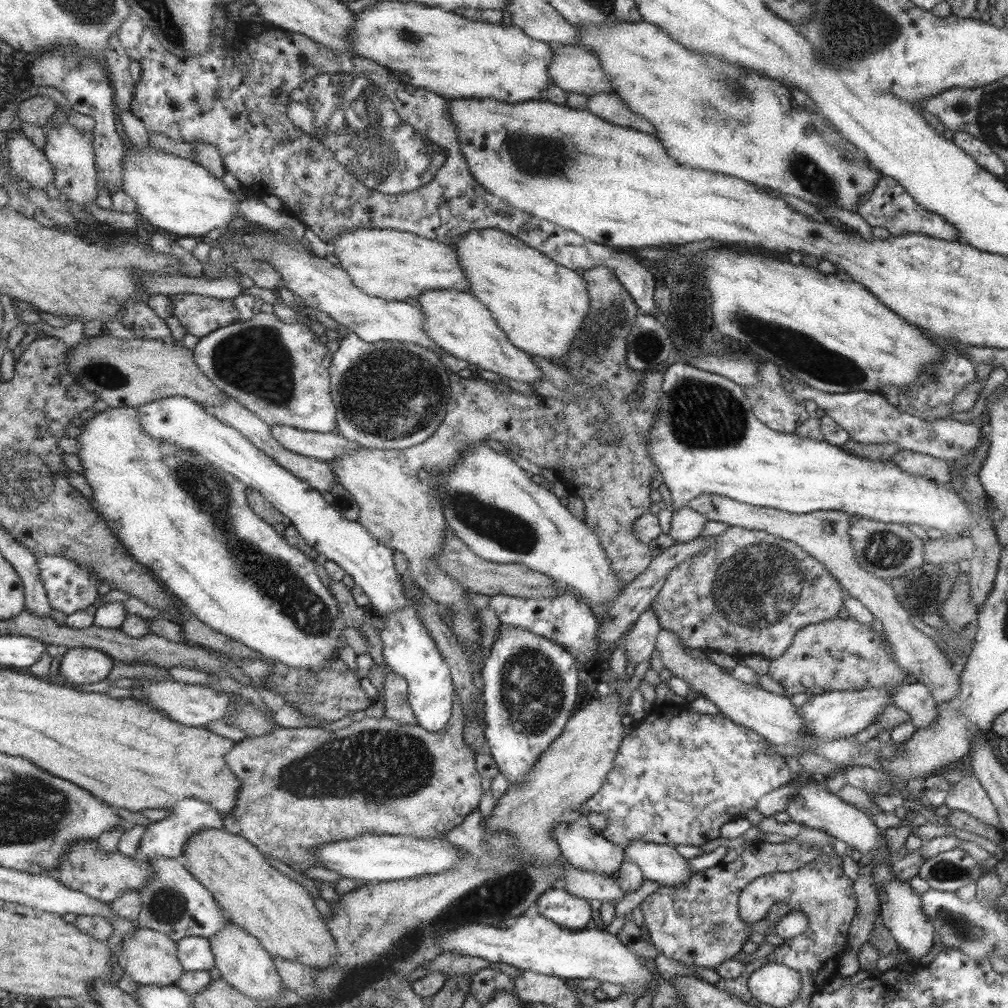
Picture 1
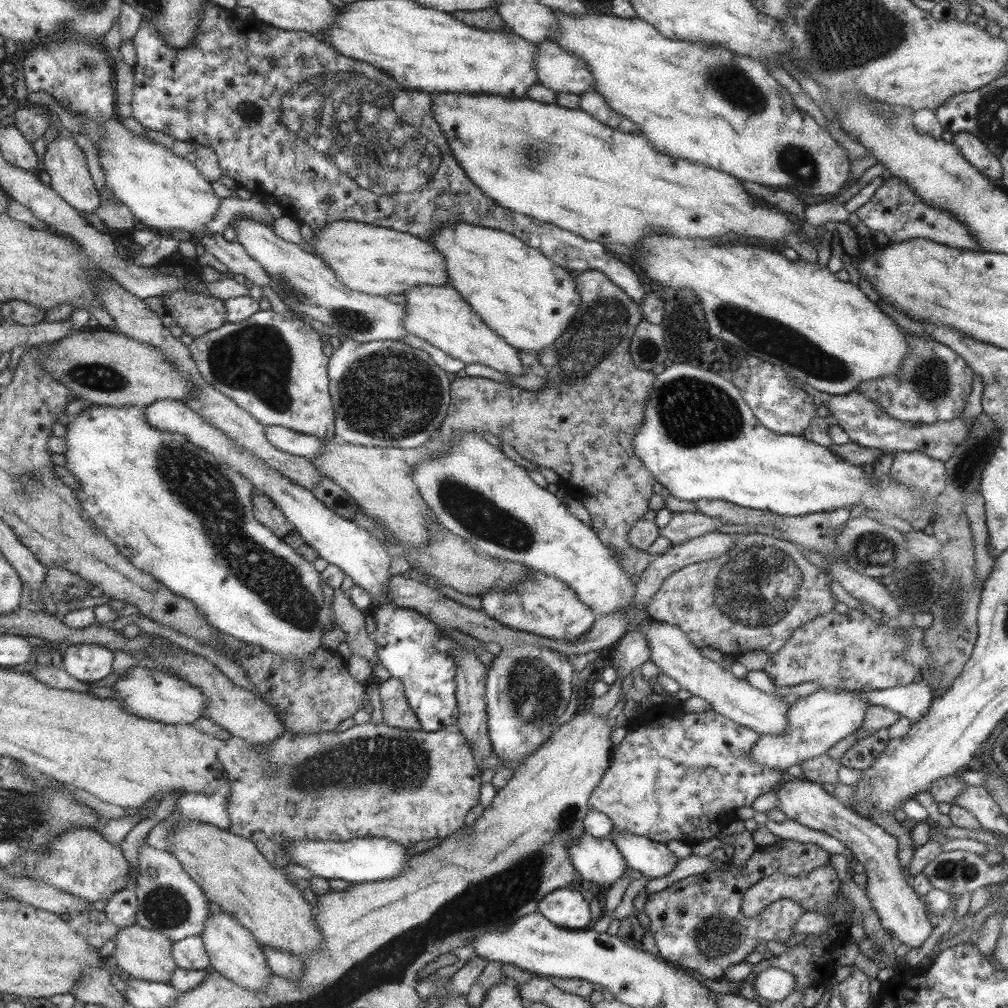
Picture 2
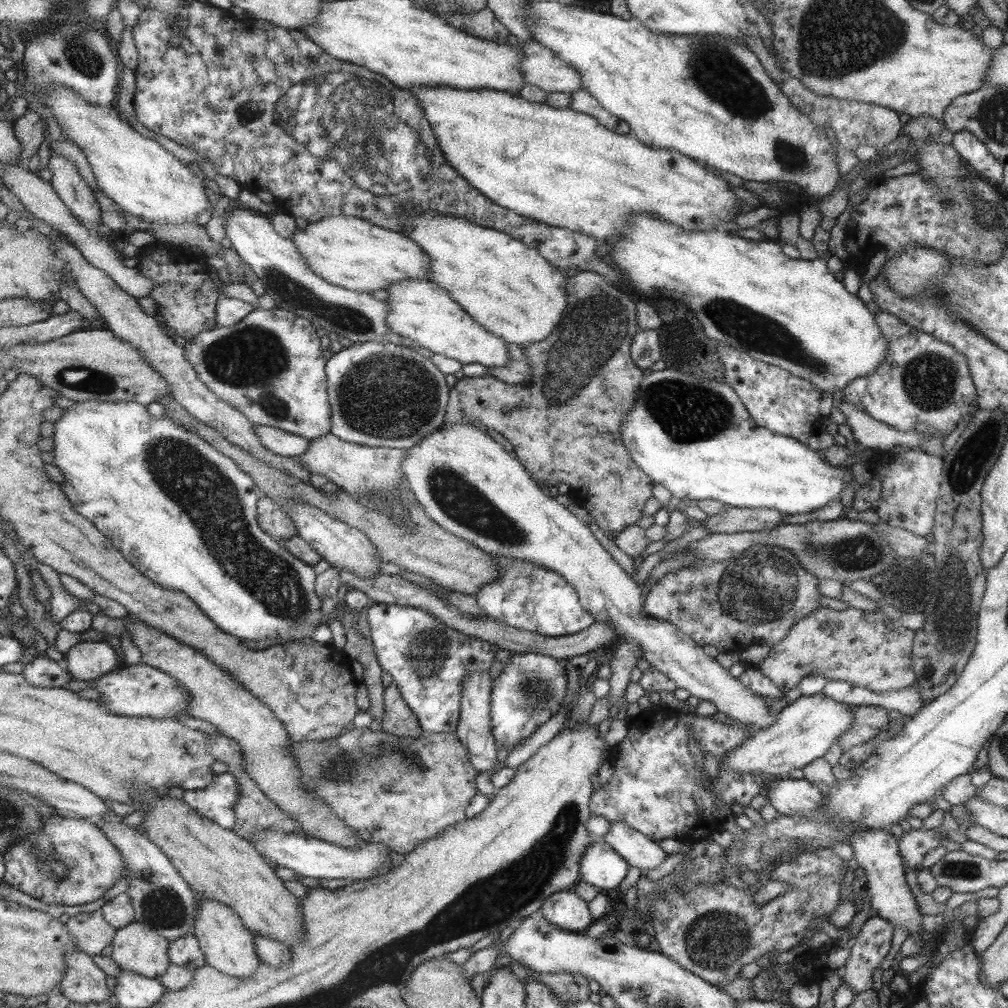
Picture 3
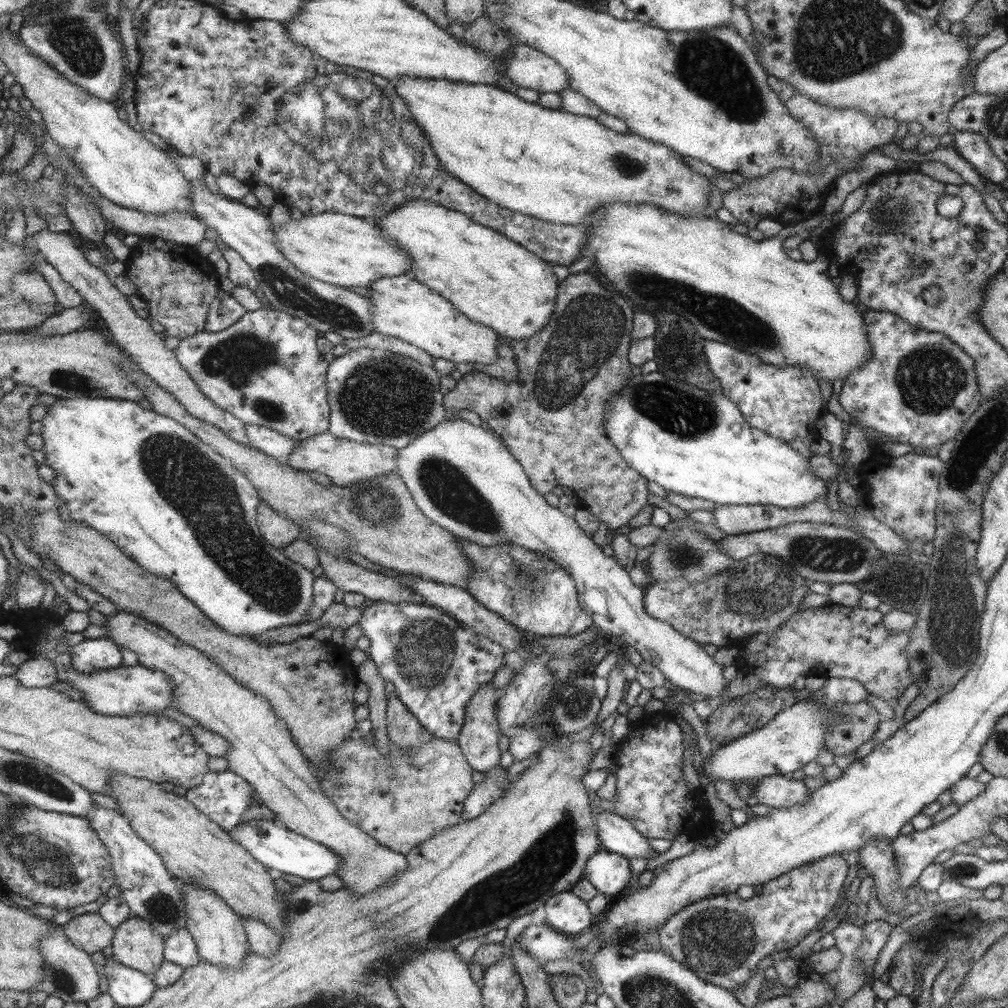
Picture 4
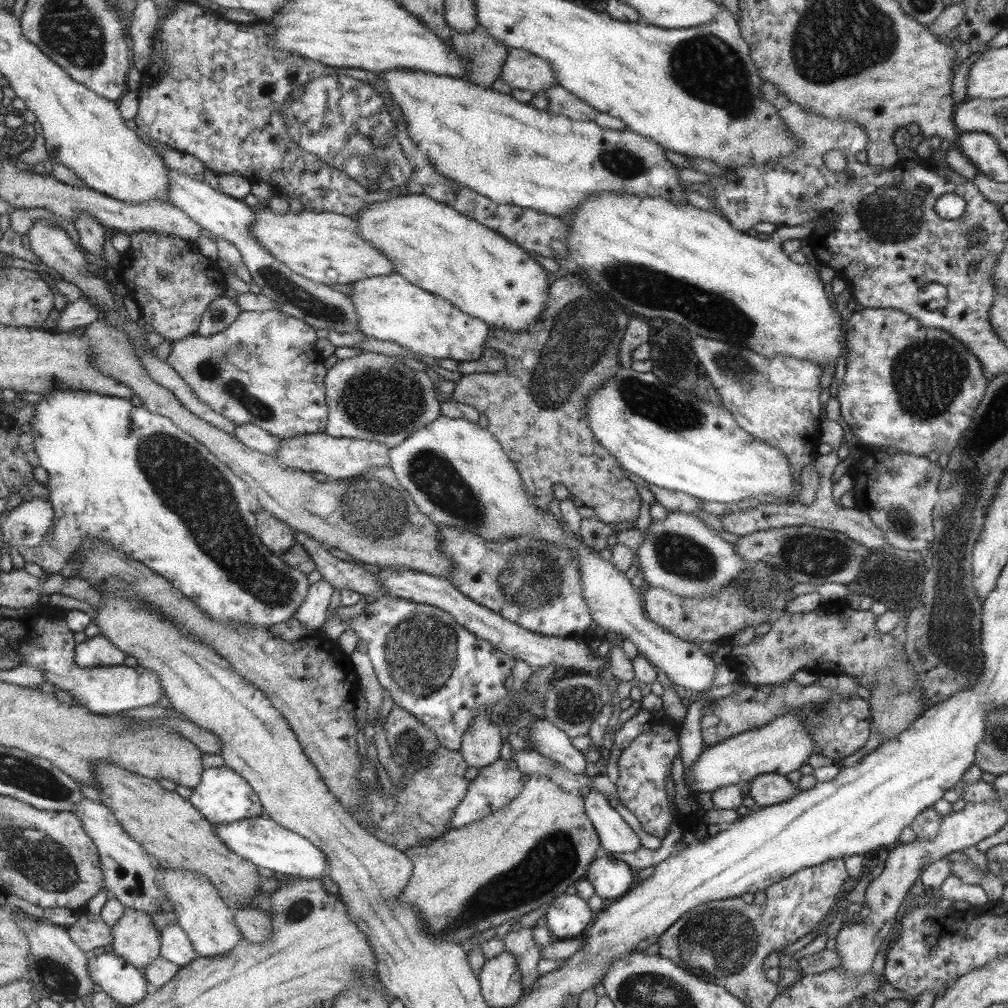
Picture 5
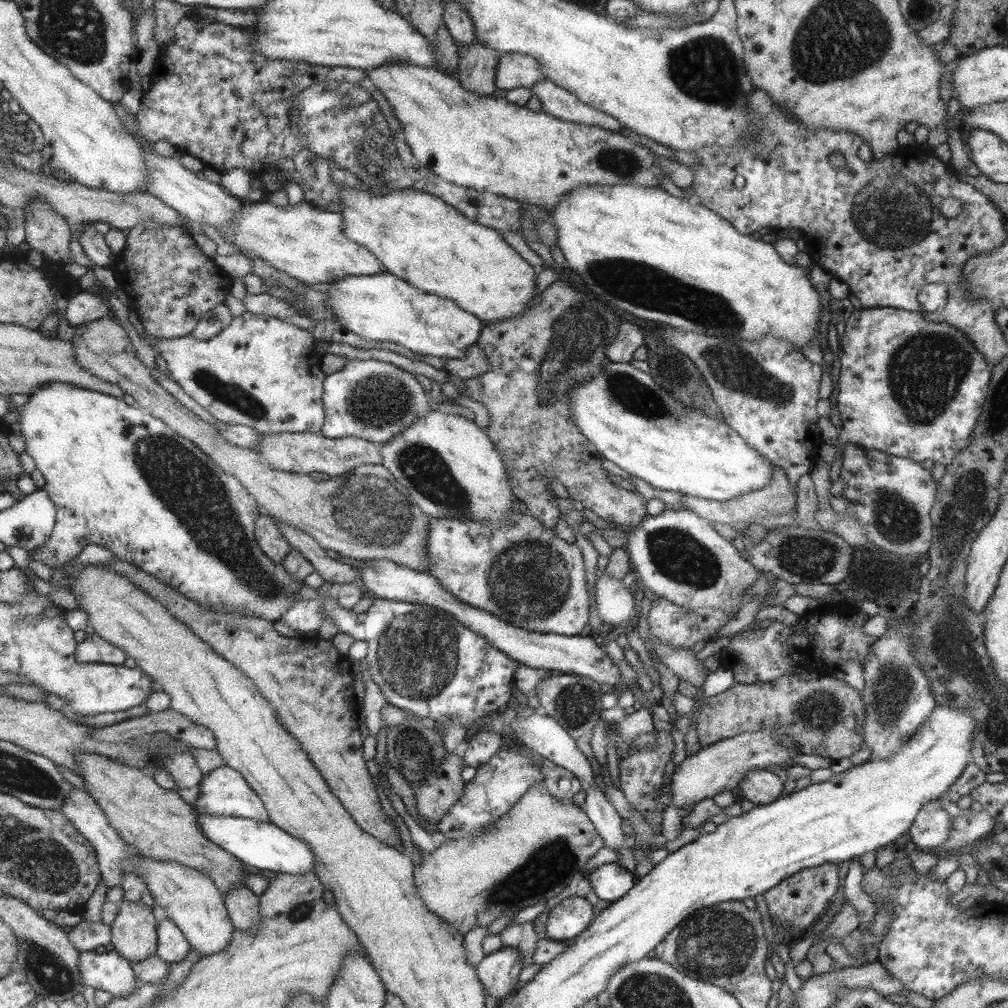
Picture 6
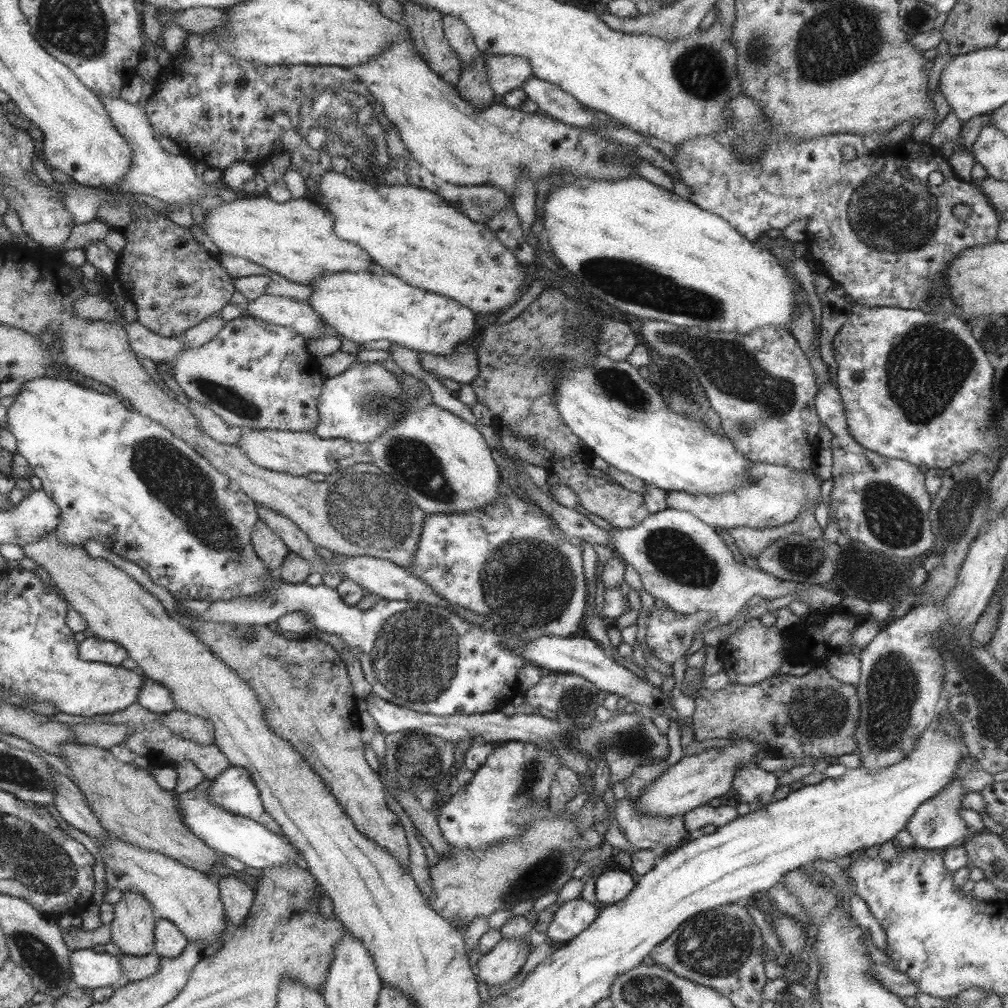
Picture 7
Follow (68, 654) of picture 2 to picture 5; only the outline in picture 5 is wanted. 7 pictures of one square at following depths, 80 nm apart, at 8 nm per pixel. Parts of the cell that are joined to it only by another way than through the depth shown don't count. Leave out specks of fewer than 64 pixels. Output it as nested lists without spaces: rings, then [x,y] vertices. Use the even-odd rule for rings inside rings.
[[[97,634],[79,643],[76,663],[81,668],[121,666],[128,654],[117,648],[105,635]]]

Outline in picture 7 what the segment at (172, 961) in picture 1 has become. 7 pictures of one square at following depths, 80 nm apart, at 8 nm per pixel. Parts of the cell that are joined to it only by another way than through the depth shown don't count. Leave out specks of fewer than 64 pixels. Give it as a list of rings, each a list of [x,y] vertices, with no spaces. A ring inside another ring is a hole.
[[[127,889],[115,906],[112,940],[125,955],[145,956],[155,952],[154,905],[139,892]]]

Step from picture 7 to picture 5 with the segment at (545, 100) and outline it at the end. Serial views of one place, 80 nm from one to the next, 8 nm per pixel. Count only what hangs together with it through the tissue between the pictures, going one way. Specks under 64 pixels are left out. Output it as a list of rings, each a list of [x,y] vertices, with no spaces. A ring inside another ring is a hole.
[[[551,85],[546,88],[545,99],[549,101],[546,111],[559,116],[570,117],[571,120],[591,120],[605,129],[623,131],[626,126],[618,118],[609,116],[607,113],[599,112],[591,108],[586,102],[579,100],[573,93],[567,92],[562,86]]]

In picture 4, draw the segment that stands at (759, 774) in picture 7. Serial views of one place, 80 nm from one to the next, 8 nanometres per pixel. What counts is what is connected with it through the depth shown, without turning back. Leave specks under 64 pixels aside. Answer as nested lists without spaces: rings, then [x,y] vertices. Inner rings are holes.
[[[767,776],[758,780],[753,796],[758,804],[773,809],[793,808],[801,804],[811,794],[802,781],[792,780],[788,776]]]

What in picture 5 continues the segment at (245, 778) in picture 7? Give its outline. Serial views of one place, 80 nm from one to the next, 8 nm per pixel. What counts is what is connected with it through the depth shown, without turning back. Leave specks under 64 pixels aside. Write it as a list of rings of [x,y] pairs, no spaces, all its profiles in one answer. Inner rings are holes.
[[[227,765],[206,769],[202,784],[192,790],[189,800],[215,826],[264,816],[258,795],[247,785],[247,780],[244,780],[243,776]]]

